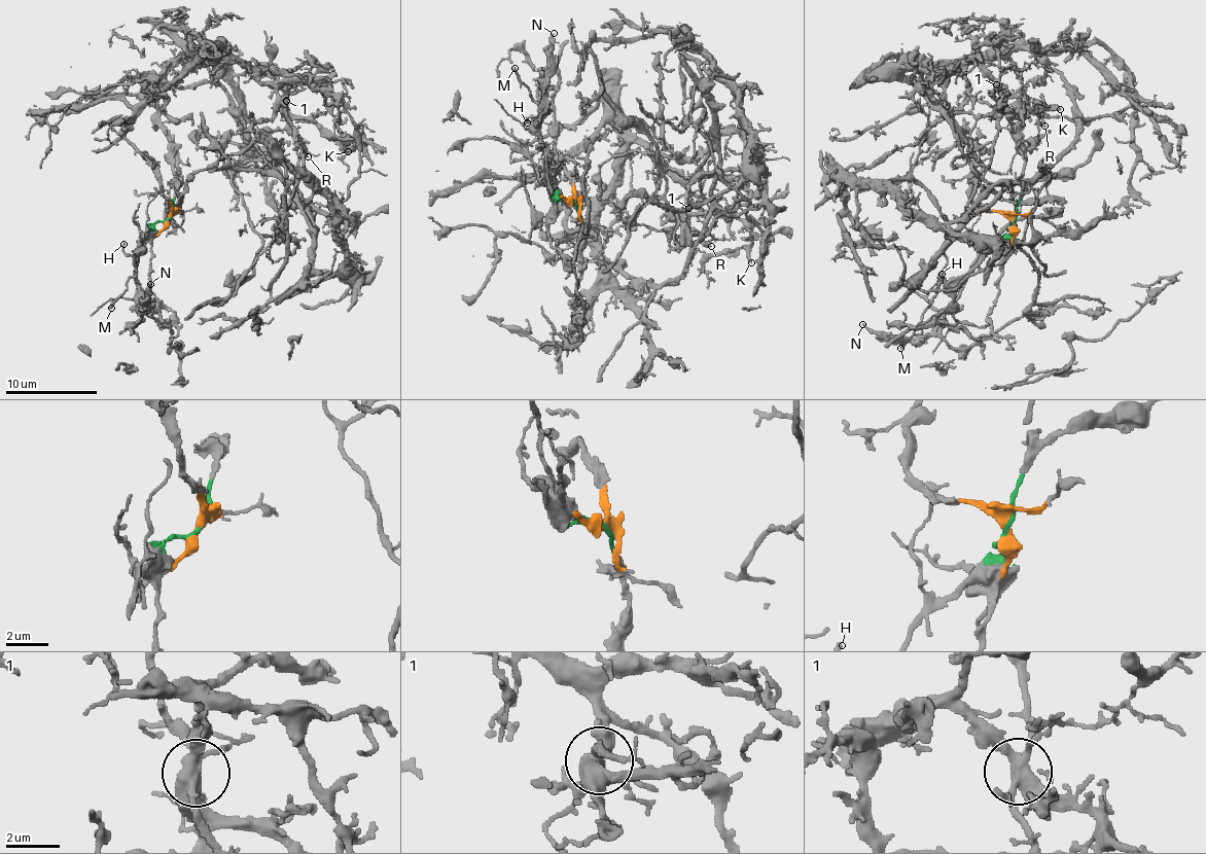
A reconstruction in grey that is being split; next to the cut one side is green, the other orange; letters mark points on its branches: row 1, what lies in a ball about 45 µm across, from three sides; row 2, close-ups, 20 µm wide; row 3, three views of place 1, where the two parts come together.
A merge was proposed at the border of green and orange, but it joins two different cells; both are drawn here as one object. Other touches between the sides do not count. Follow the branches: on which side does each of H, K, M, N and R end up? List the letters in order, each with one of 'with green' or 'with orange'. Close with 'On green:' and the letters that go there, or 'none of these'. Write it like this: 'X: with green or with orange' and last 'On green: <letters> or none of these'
H: with green
K: with orange
M: with green
N: with green
R: with orange
On green: H, M, N

